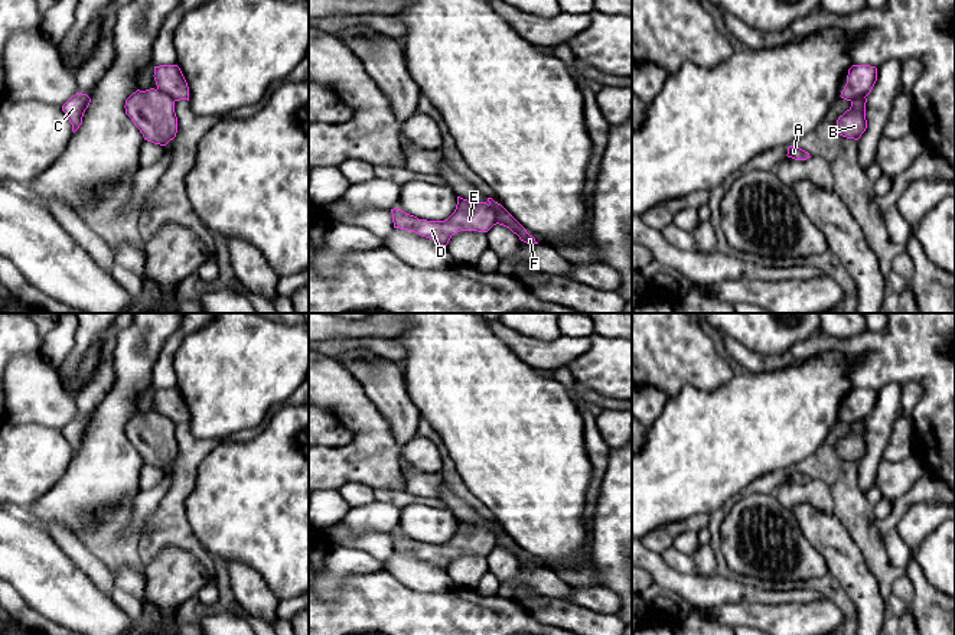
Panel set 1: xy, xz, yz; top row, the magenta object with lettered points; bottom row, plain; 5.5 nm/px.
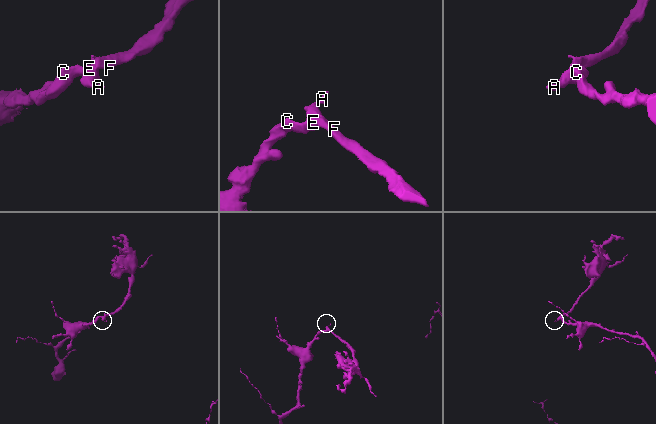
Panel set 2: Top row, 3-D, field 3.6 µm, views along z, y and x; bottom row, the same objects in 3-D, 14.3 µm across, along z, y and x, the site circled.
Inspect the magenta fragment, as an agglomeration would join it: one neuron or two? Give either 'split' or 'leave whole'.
split

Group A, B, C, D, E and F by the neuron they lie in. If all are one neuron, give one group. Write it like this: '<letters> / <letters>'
A B C D E / F

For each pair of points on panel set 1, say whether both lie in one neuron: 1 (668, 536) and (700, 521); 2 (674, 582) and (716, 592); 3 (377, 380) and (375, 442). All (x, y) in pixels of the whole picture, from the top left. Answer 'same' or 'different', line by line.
1: same
2: same
3: different

